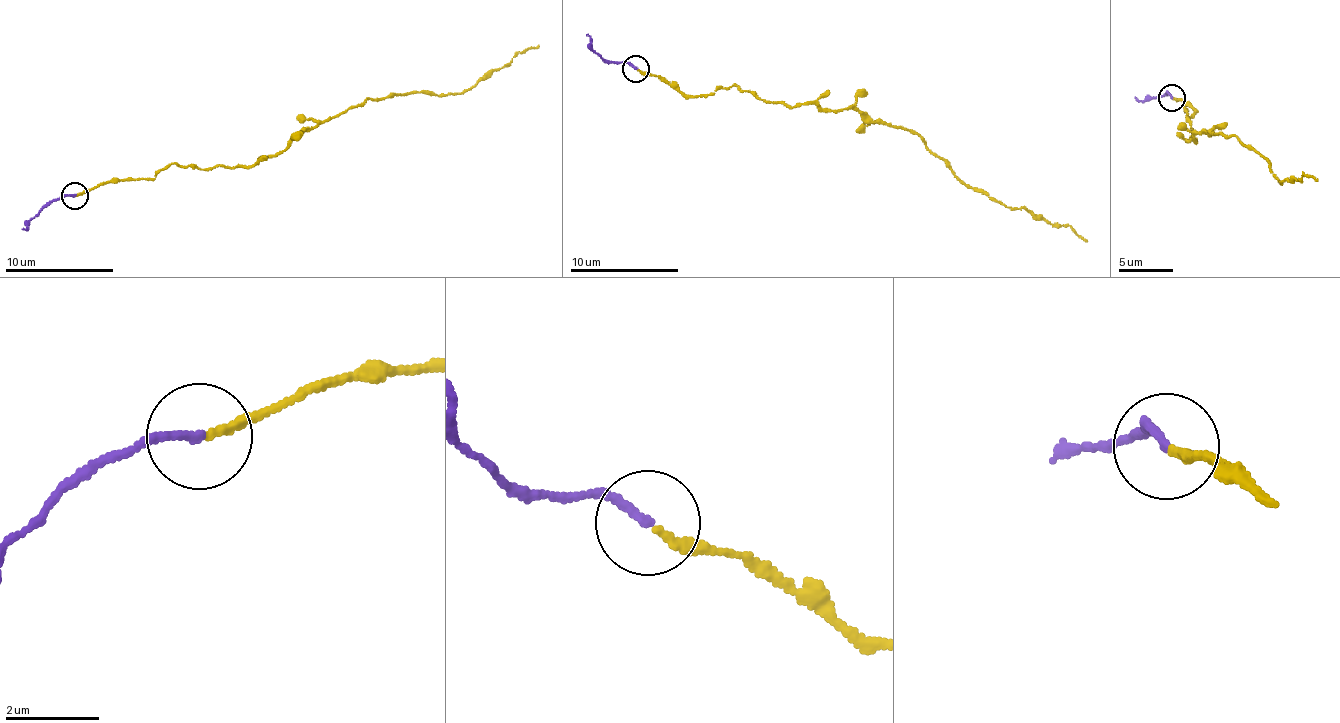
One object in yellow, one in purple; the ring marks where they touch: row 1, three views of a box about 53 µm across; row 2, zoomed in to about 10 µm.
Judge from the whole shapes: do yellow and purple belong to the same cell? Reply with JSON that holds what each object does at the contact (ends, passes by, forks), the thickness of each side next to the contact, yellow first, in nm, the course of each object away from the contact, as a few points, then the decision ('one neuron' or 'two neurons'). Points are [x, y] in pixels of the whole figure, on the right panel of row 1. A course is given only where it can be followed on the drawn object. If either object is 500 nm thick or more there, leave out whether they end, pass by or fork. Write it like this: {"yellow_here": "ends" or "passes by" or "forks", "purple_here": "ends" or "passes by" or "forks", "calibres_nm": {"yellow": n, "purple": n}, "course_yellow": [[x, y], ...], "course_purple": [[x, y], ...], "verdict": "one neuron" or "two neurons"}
{"yellow_here": "ends", "purple_here": "ends", "calibres_nm": {"yellow": 190, "purple": 180}, "course_yellow": [[1172, 97], [1195, 110], [1184, 106], [1187, 142], [1230, 134], [1280, 184], [1316, 178]], "course_purple": [[1172, 97], [1167, 92], [1138, 101], [1136, 96]], "verdict": "one neuron"}

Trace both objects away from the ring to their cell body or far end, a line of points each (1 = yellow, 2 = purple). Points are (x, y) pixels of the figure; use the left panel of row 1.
1: (75, 194), (149, 179), (172, 162), (254, 166), (364, 100), (463, 93), (539, 44)
2: (75, 194), (50, 201), (29, 222), (27, 230), (21, 228)

